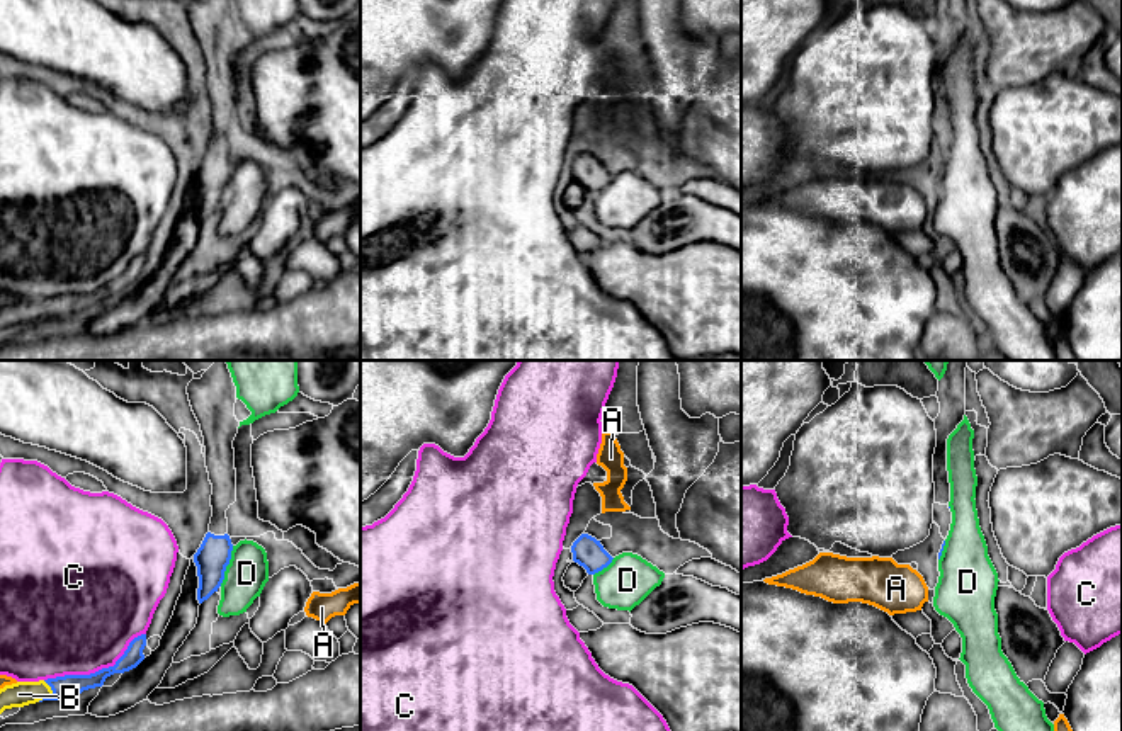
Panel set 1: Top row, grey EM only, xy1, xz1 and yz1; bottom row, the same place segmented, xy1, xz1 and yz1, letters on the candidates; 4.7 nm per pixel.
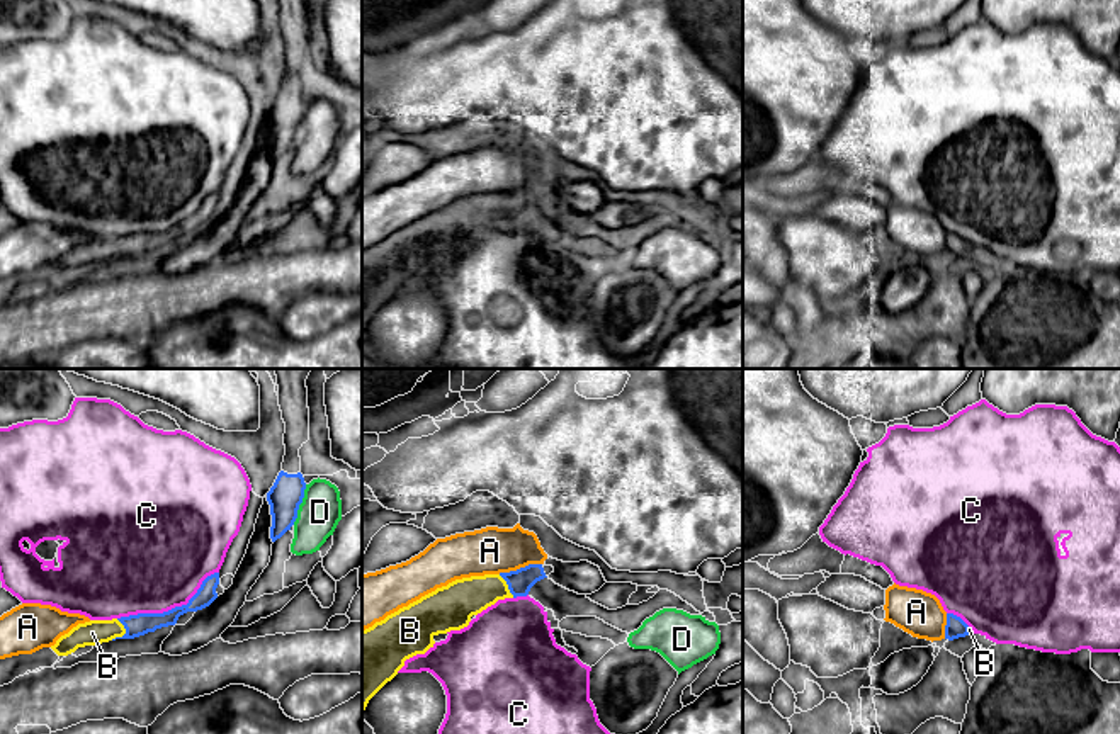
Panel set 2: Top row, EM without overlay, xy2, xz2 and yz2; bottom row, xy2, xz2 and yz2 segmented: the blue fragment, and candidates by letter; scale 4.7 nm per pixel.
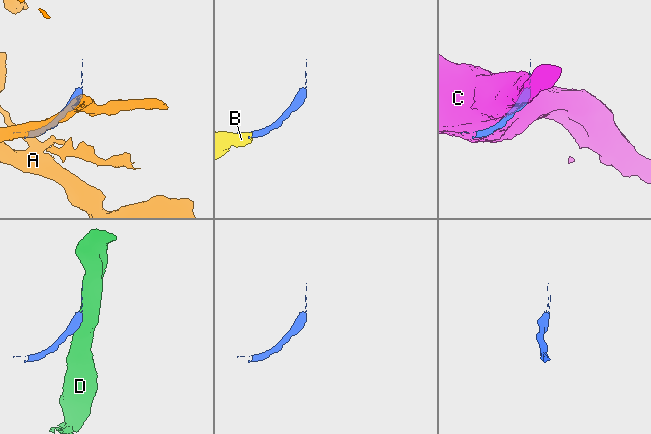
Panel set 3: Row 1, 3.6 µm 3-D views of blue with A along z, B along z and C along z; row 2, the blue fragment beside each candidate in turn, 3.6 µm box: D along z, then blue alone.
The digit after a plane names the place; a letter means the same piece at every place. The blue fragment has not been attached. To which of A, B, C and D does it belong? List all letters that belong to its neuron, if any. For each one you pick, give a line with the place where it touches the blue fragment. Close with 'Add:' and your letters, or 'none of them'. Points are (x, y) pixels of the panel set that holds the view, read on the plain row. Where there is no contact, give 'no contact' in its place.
B: xy1 (53, 313)
Add: B

